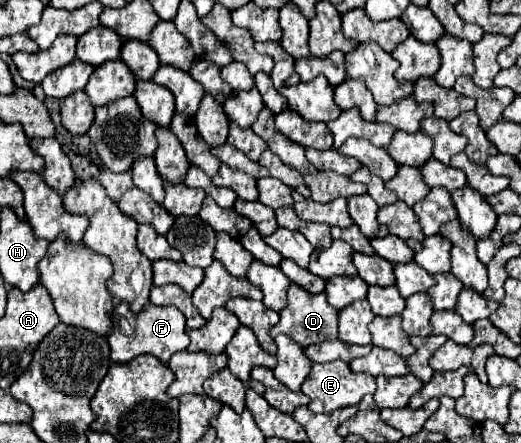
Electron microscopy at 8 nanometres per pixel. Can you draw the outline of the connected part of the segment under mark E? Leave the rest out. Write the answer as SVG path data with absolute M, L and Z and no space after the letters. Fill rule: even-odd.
M335 360L329 364L313 364L301 390L303 390L303 394L307 394L311 398L311 404L309 404L311 412L331 412L337 408L355 406L355 404L359 404L359 400L365 394L373 394L375 392L375 378L371 374L357 374L349 368L347 362Z

